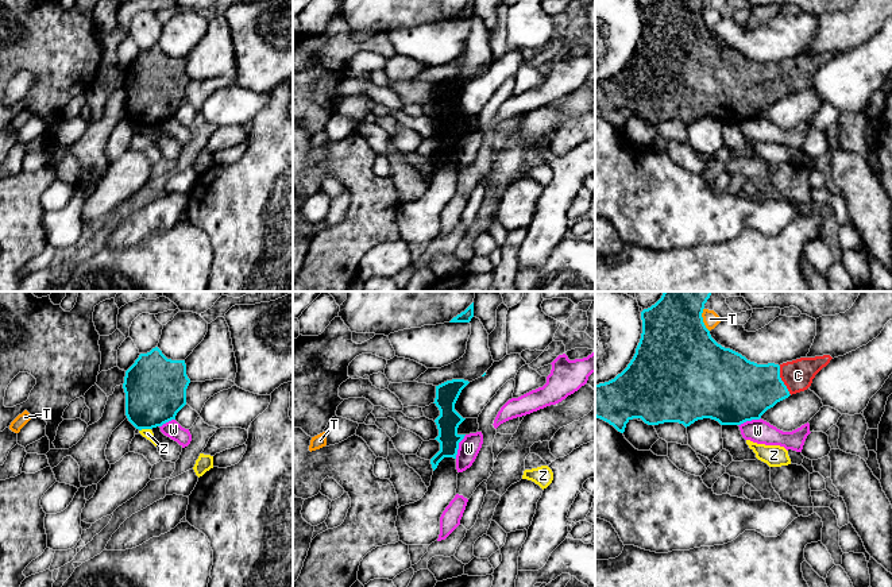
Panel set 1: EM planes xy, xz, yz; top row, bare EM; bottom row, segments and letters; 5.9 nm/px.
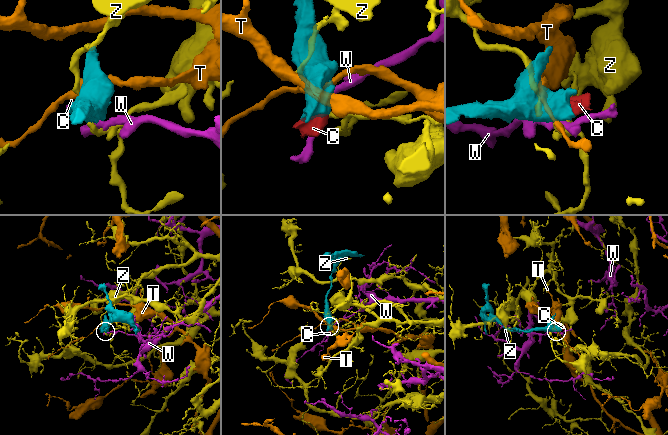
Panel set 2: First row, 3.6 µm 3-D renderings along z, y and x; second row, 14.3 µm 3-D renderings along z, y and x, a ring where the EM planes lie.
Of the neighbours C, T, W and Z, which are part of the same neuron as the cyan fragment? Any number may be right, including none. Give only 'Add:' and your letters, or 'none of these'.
Add: C

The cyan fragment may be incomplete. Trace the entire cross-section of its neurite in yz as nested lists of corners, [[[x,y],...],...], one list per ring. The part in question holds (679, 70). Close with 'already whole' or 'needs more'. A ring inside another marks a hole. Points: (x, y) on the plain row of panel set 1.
[[[656,0],[641,9],[642,31],[628,65],[614,77],[595,82],[595,115],[623,131],[626,121],[641,116],[648,123],[679,120],[686,125],[698,117],[711,116],[721,123],[741,123],[760,117],[777,100],[807,88],[815,73],[833,57],[830,53],[800,55],[783,62],[757,62],[741,51],[718,42],[703,20],[706,0]]] | needs more

